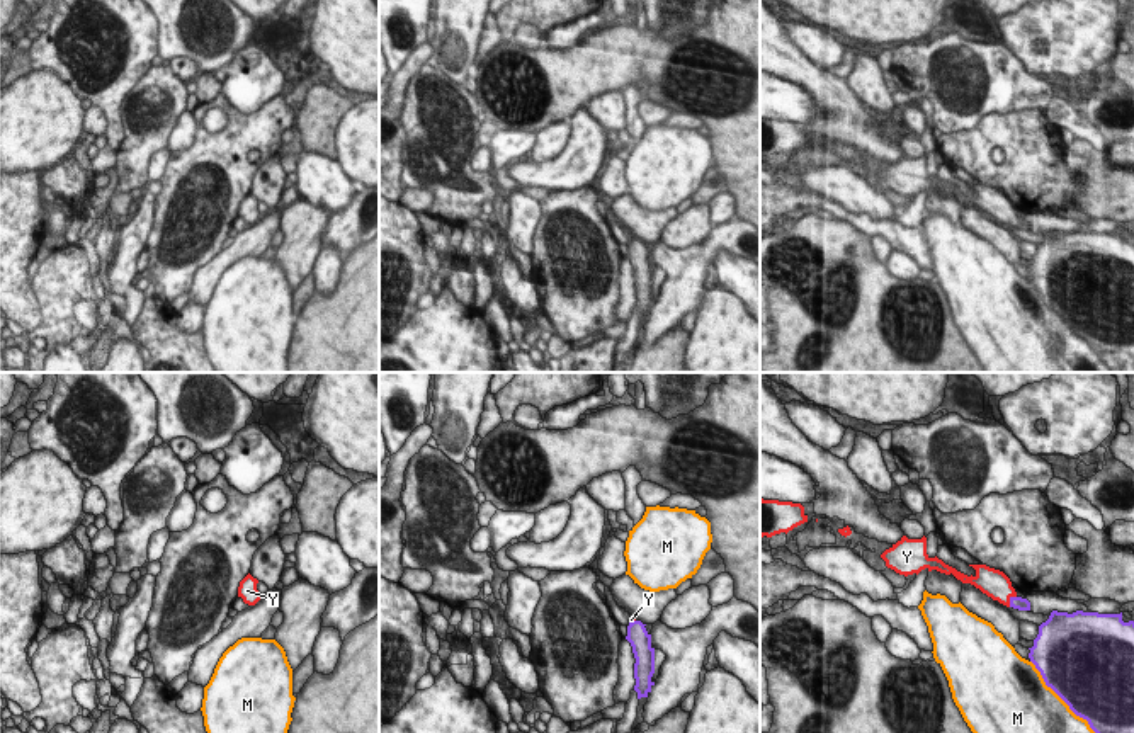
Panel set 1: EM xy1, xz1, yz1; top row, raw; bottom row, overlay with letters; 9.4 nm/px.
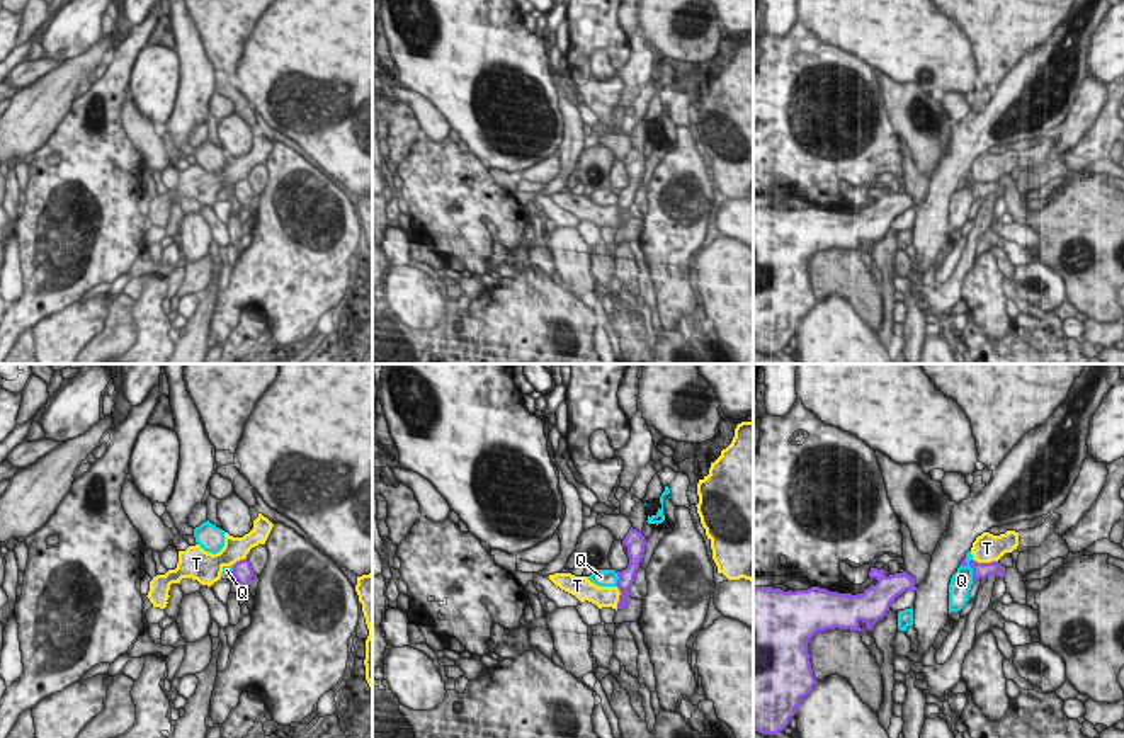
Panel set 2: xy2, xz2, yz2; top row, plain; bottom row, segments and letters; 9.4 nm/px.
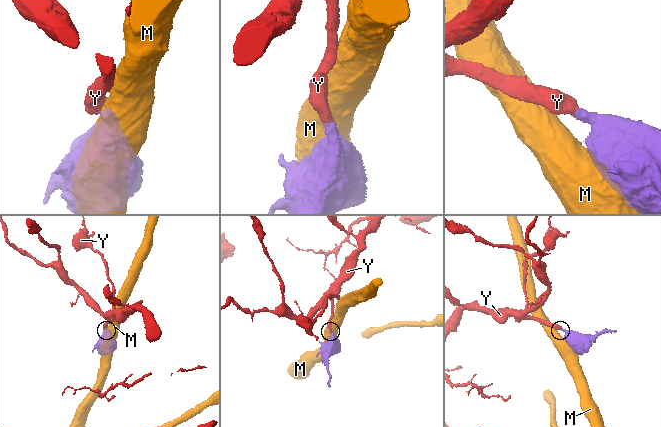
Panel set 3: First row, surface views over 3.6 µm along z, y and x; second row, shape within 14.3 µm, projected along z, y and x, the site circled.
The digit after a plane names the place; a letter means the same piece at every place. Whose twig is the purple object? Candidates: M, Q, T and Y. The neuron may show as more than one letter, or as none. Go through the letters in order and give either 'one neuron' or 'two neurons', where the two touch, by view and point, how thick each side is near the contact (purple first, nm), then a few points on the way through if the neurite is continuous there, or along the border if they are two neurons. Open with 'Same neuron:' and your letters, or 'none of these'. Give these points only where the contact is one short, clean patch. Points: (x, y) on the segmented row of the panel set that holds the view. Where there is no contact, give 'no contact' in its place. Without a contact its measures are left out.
Same neuron: Y
M: two neurons; meets purple in yz1 at (1060, 696); 500 nm thick on the purple side, 460 nm on the other
Q: two neurons; meets purple in yz2 at (973, 570); 160 nm thick on the purple side, 200 nm on the other
T: two neurons; meets purple in yz2 at (985, 563); 160 nm thick on the purple side, 280 nm on the other; border along yz2 (973, 558), (978, 562), (997, 562)
Y: one neuron; meets purple in yz1 at (1010, 601); 130 nm thick on the purple side, 280 nm on the other; runs through yz1 (1017, 602), (1010, 601), (995, 584)

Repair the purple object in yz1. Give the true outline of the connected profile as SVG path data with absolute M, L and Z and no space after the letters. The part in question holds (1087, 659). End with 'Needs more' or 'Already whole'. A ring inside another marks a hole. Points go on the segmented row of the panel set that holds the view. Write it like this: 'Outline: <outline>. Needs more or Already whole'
Outline: M1052 611L1029 658L1095 733L1134 733L1134 621Z. Already whole.

